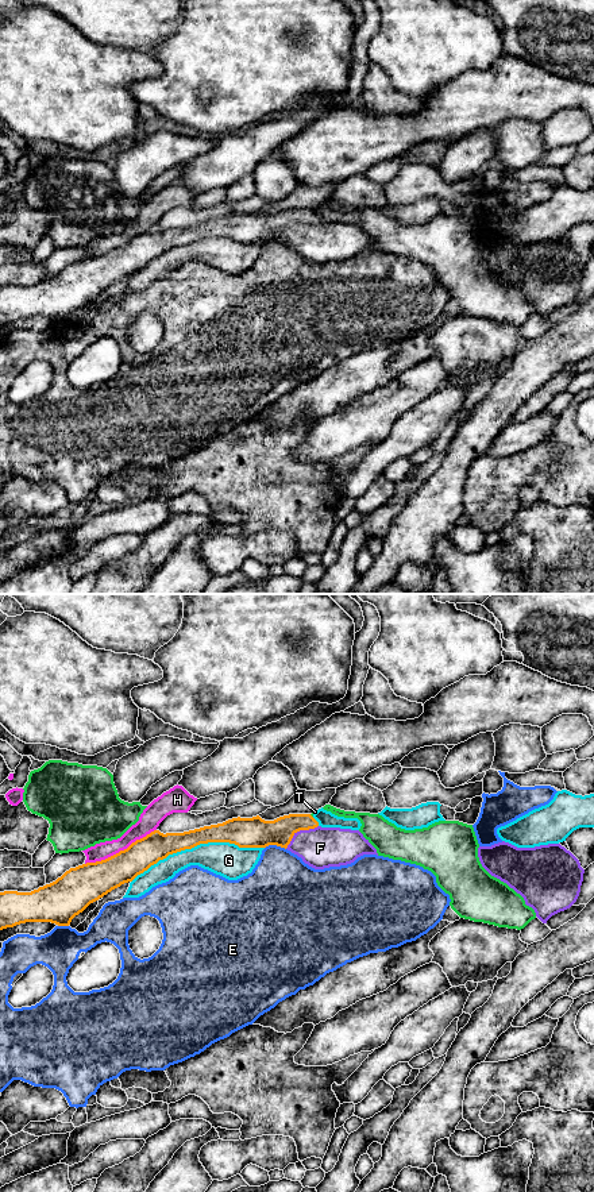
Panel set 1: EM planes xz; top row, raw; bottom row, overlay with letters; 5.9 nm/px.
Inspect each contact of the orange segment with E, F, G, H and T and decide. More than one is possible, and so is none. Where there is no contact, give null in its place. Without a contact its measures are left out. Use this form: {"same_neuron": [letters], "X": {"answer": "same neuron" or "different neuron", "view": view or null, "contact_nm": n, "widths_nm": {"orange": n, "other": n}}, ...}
{"same_neuron": ["F"], "E": {"answer": "different neuron", "view": "xz", "contact_nm": 130, "widths_nm": {"orange": 180, "other": 380}}, "F": {"answer": "same neuron", "view": "xz", "contact_nm": 240, "widths_nm": {"orange": 180, "other": 240}}, "G": {"answer": "different neuron", "view": "xz", "contact_nm": 800, "widths_nm": {"orange": 170, "other": 200}}, "H": {"answer": "different neuron", "view": "xz", "contact_nm": 480, "widths_nm": {"orange": 220, "other": 120}}, "T": {"answer": "different neuron", "view": "xz", "contact_nm": 30, "widths_nm": {"orange": 160, "other": 20}}}

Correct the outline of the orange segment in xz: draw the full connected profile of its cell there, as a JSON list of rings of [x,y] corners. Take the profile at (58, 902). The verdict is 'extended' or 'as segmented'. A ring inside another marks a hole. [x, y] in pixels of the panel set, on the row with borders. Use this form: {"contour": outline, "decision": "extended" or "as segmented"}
{"contour": [[[289,814],[274,821],[259,815],[238,817],[184,833],[154,830],[127,849],[105,860],[70,868],[38,890],[0,892],[0,930],[26,922],[69,926],[90,903],[132,882],[159,860],[208,842],[230,842],[239,848],[277,845],[315,869],[347,865],[363,855],[378,856],[359,830],[321,828],[310,814]]], "decision": "extended"}

